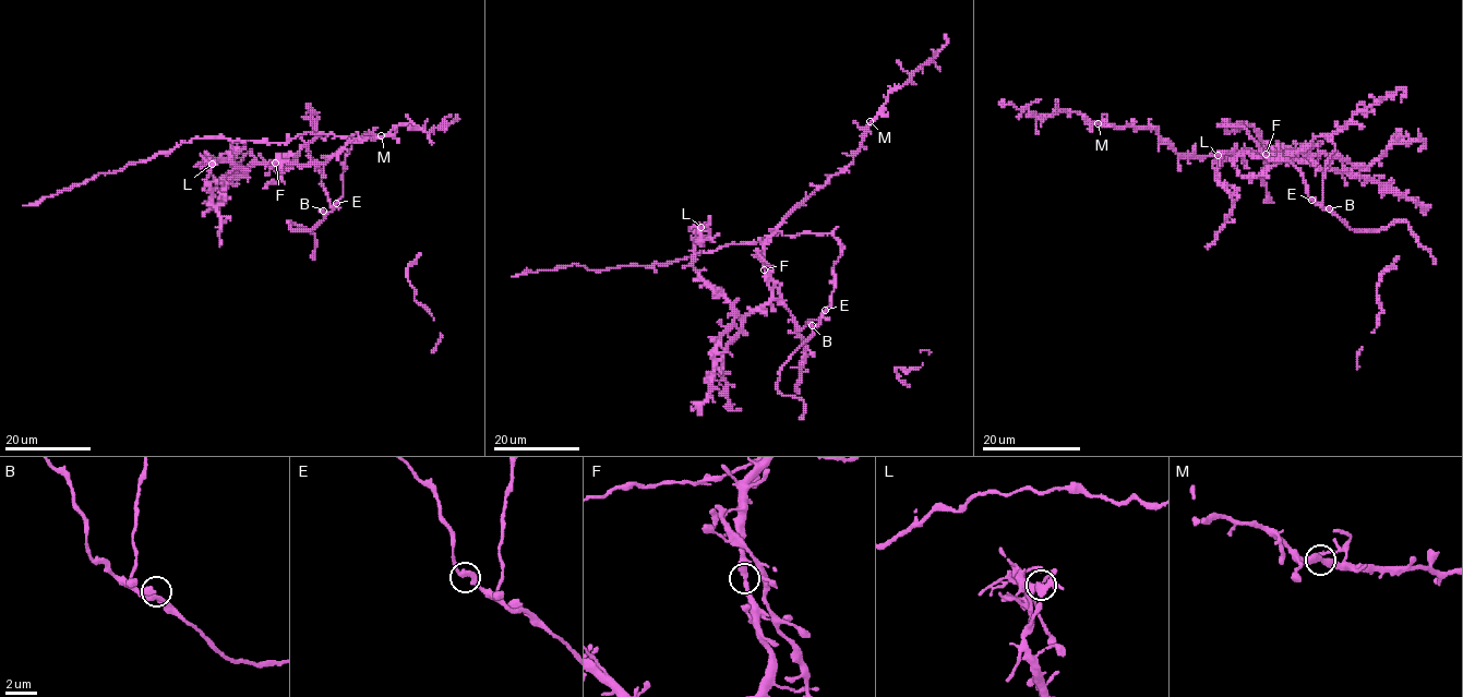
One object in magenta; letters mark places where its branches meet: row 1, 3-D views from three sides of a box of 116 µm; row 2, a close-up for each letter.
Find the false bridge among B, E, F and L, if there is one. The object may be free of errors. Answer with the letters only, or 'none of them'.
none of them

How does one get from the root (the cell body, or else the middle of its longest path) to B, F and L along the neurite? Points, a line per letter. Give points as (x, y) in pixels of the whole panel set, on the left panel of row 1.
B: (337, 202), (332, 212), (324, 214), (323, 211)
F: (337, 202), (331, 205), (321, 170), (304, 146), (296, 156), (275, 163)
L: (337, 202), (331, 205), (304, 146), (284, 160), (254, 163), (246, 175), (232, 163), (205, 160), (212, 164)

